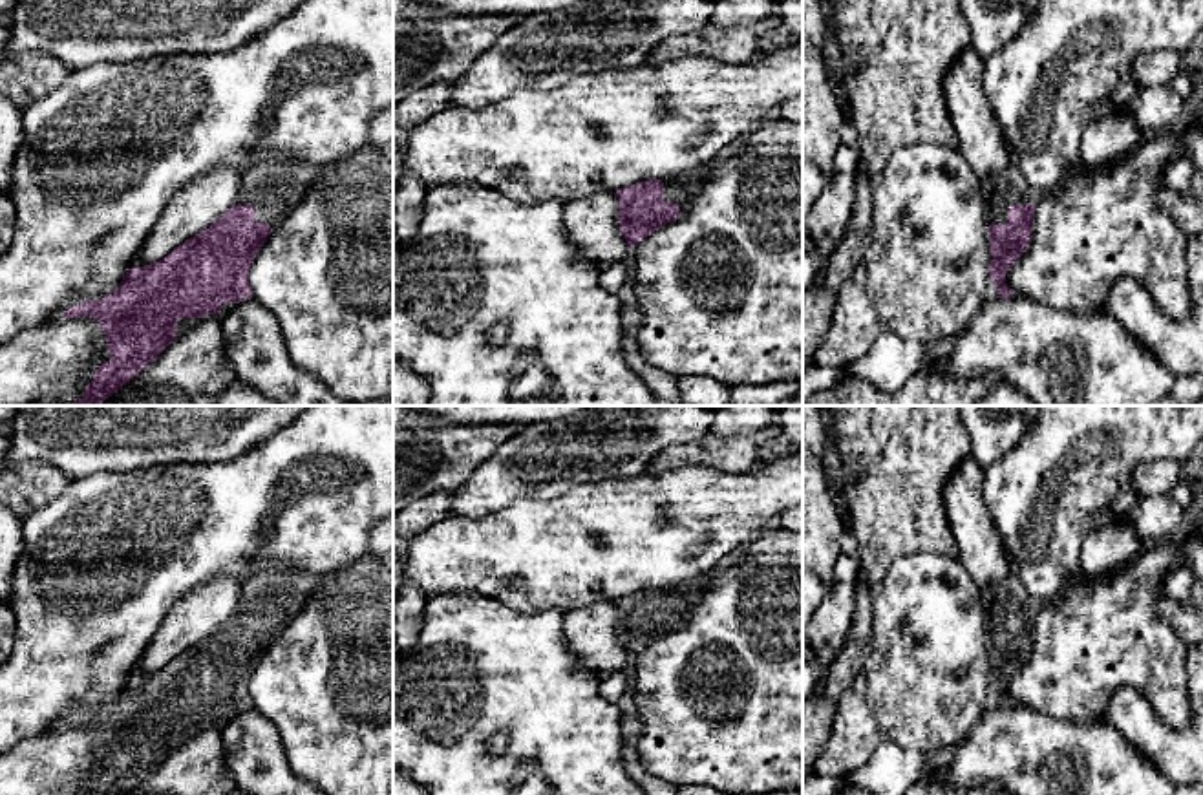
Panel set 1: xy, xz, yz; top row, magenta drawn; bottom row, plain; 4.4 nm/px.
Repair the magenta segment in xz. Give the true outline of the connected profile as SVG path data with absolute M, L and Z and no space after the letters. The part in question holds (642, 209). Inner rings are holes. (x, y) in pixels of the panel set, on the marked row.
M704 164L675 179L642 181L616 190L618 223L629 247L636 247L665 223L676 221L709 179Z

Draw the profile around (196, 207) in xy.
M223 166L181 188L143 241L139 260L159 261L218 221L234 205L241 177L243 170Z

